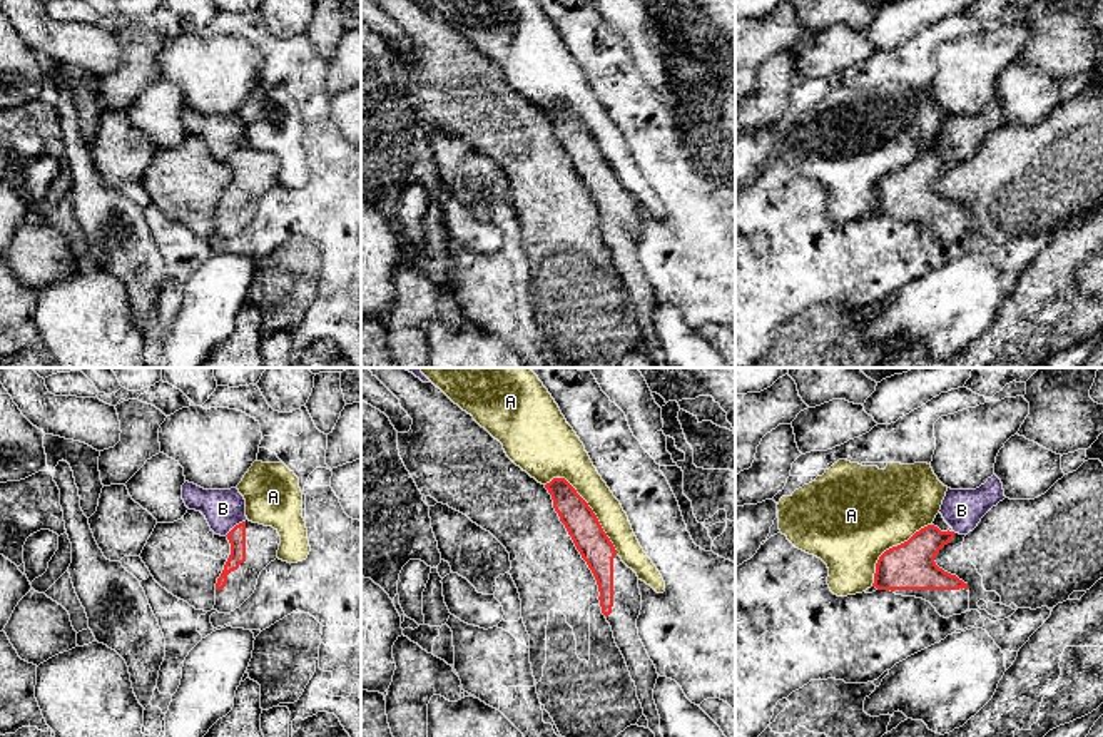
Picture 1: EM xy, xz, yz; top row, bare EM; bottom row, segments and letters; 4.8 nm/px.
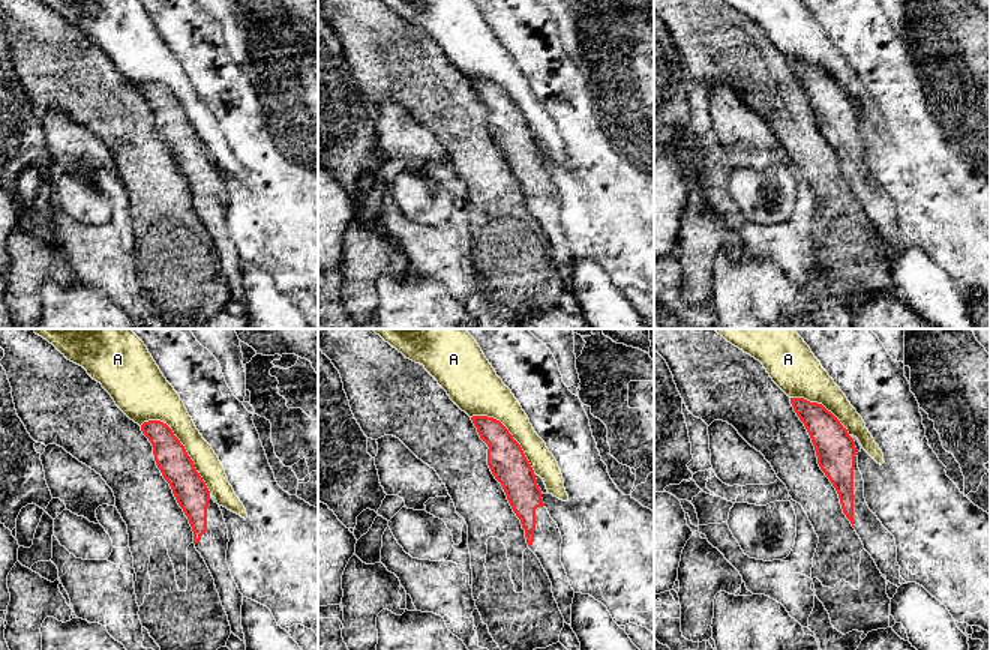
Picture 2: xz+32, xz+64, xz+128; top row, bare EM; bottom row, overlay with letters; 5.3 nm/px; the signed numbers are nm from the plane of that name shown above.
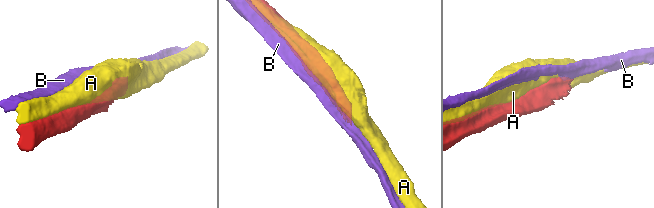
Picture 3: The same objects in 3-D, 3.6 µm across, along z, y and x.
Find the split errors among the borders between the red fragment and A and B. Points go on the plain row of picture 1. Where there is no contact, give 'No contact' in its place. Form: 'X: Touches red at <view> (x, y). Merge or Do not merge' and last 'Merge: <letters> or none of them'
A: Touches red at xz (590, 134). Do not merge
B: Touches red at xy (236, 151). Do not merge
Merge: none of them

